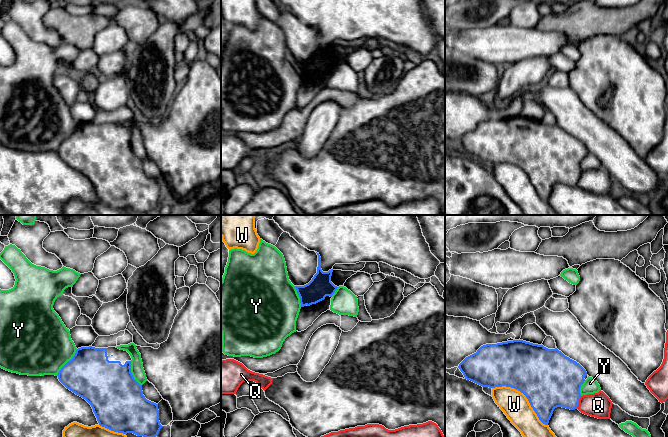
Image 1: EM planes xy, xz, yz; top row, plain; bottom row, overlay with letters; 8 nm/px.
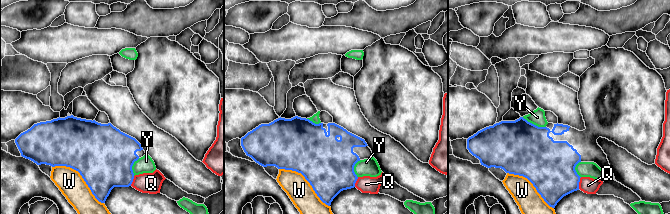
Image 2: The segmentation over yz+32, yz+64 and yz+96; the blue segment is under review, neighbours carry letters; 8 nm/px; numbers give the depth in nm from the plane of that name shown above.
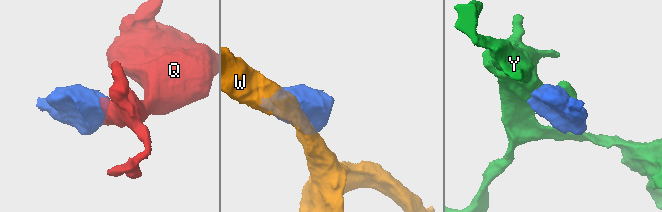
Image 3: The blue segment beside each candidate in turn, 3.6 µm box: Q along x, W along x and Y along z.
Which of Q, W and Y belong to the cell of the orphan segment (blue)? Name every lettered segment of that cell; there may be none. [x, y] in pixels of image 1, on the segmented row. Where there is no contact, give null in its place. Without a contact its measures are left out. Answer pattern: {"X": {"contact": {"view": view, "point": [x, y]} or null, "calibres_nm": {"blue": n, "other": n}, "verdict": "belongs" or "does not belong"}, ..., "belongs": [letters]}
{"Q": {"contact": {"view": "yz", "point": [578, 402]}, "calibres_nm": {"blue": 420, "other": 200}, "verdict": "does not belong"}, "W": {"contact": {"view": "yz", "point": [524, 394]}, "calibres_nm": {"blue": 460, "other": 220}, "verdict": "does not belong"}, "Y": {"contact": {"view": "xy", "point": [67, 362]}, "calibres_nm": {"blue": 380, "other": 480}, "verdict": "does not belong"}, "belongs": []}

